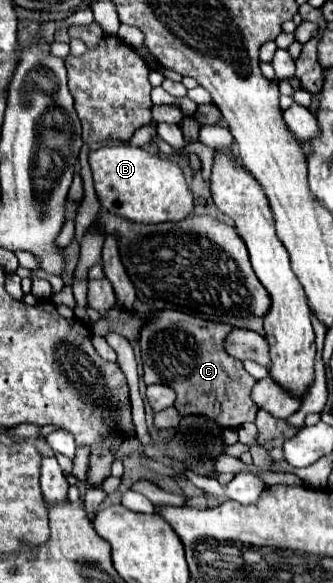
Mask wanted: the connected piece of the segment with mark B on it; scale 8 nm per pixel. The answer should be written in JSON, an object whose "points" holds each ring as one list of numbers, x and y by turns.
{"points":[[103,146,89,152,89,166,99,204,111,214,135,222,171,222,183,220,193,212,193,196,173,160,151,156,133,146]]}

